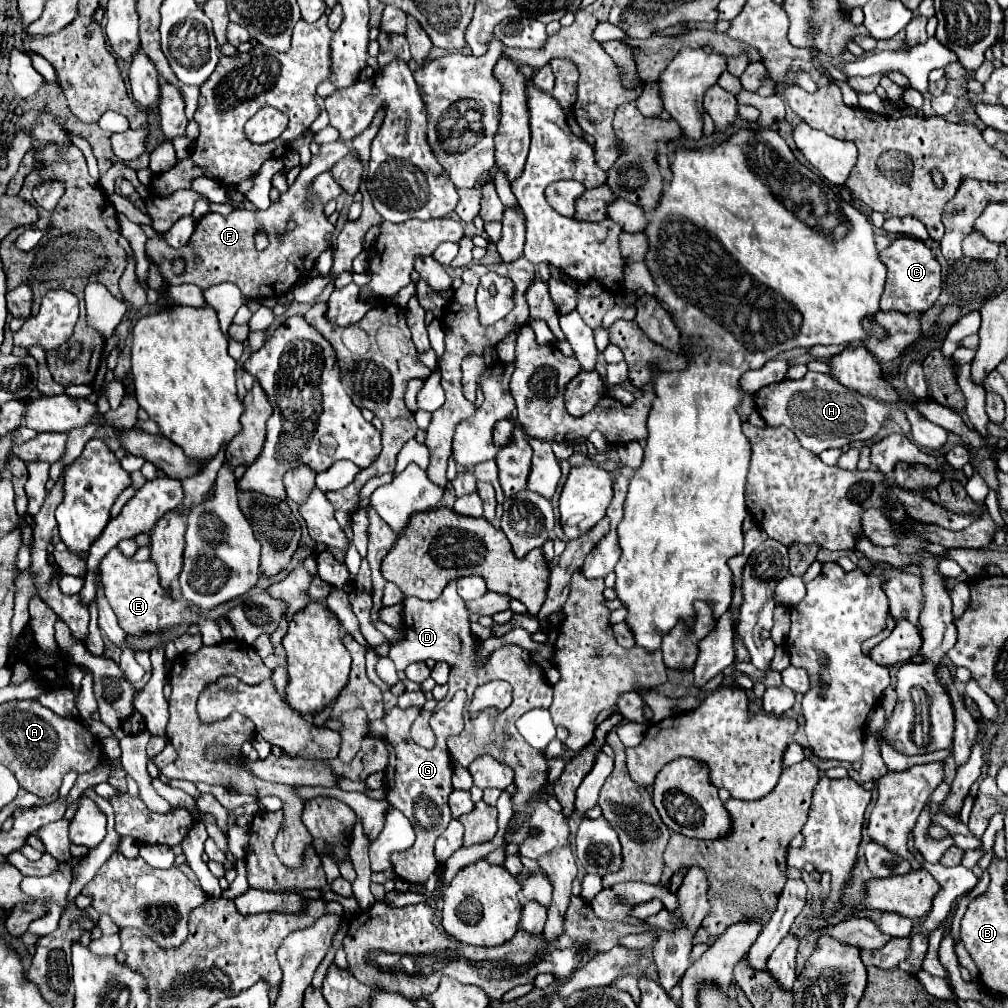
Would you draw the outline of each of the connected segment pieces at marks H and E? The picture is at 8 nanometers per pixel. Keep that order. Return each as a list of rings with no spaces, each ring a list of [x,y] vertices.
[[[807,372],[801,380],[783,380],[769,384],[753,396],[757,412],[767,426],[787,426],[797,436],[801,446],[815,454],[821,454],[827,448],[843,448],[851,442],[873,438],[885,418],[895,420],[907,436],[911,430],[903,410],[887,408],[869,396],[859,396],[859,392],[851,392],[849,388],[843,388],[835,378],[819,372]]]
[[[113,548],[101,560],[101,582],[103,582],[105,596],[107,596],[109,604],[113,606],[113,612],[119,618],[119,626],[127,634],[155,632],[155,630],[171,628],[171,626],[175,626],[179,622],[195,622],[201,628],[204,645],[215,645],[223,640],[215,620],[205,620],[197,612],[193,612],[191,606],[181,604],[177,600],[169,600],[169,594],[159,584],[157,568],[155,568],[155,564],[151,560],[147,560],[147,562],[131,562],[129,558],[117,554],[117,548]]]

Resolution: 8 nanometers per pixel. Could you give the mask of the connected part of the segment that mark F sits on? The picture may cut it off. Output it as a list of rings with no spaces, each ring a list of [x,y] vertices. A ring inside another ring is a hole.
[[[331,142],[331,144],[323,144],[319,148],[319,154],[311,158],[311,164],[307,168],[303,168],[295,180],[295,184],[281,194],[277,204],[271,204],[269,210],[235,210],[229,216],[221,216],[221,214],[207,214],[201,220],[197,220],[195,232],[189,240],[187,246],[173,250],[165,240],[147,240],[147,256],[159,266],[161,274],[169,280],[169,284],[195,284],[201,290],[213,286],[213,284],[221,284],[221,282],[233,282],[241,288],[241,292],[247,298],[279,298],[283,296],[289,288],[293,288],[295,280],[299,274],[307,274],[311,272],[311,268],[315,266],[317,256],[329,248],[325,236],[329,232],[333,232],[333,224],[329,224],[329,220],[323,214],[323,208],[319,204],[313,204],[313,210],[305,210],[307,208],[307,186],[309,182],[319,176],[321,172],[327,172],[331,166],[335,166],[339,160],[343,160],[343,156],[347,156],[349,144],[343,142]],[[295,218],[297,228],[295,230],[287,230],[287,220]],[[263,228],[269,236],[271,236],[271,246],[267,246],[263,252],[255,250],[253,244],[253,236],[255,232]],[[199,256],[199,262],[195,262],[193,258]],[[175,258],[183,258],[185,260],[185,270],[183,274],[175,274],[173,272],[173,260]]]

